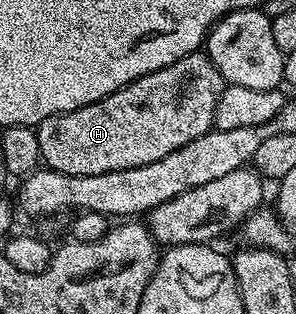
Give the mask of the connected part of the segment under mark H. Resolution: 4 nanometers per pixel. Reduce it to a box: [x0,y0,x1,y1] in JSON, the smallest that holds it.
[35,53,226,176]

